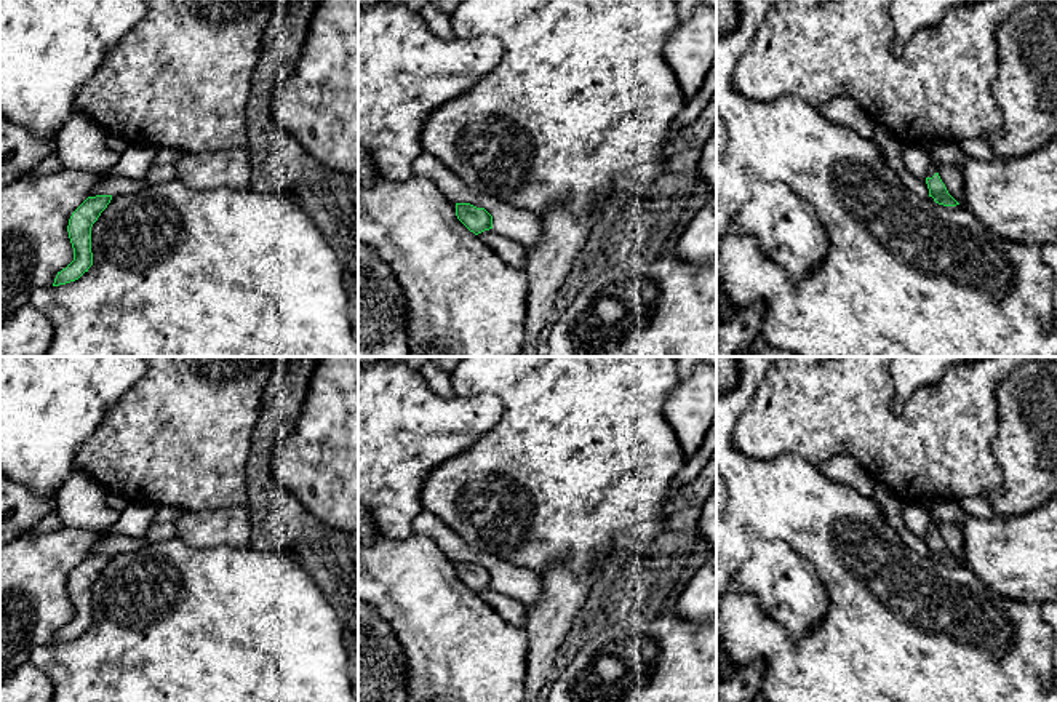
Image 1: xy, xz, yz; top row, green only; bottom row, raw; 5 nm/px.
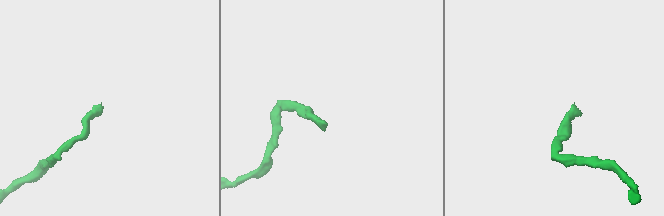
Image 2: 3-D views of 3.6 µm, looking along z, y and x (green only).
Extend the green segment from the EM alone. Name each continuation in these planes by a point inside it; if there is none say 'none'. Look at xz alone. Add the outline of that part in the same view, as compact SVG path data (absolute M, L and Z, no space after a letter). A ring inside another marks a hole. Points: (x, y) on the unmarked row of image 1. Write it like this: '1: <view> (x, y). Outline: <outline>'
none

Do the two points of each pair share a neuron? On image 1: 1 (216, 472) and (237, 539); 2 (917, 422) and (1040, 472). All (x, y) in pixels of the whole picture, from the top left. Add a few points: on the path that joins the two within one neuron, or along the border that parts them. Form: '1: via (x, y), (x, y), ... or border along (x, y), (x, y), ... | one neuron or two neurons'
1: border along (245, 504), (191, 512) | two neurons
2: border along (998, 416), (993, 458), (1001, 485), (993, 491) | two neurons

